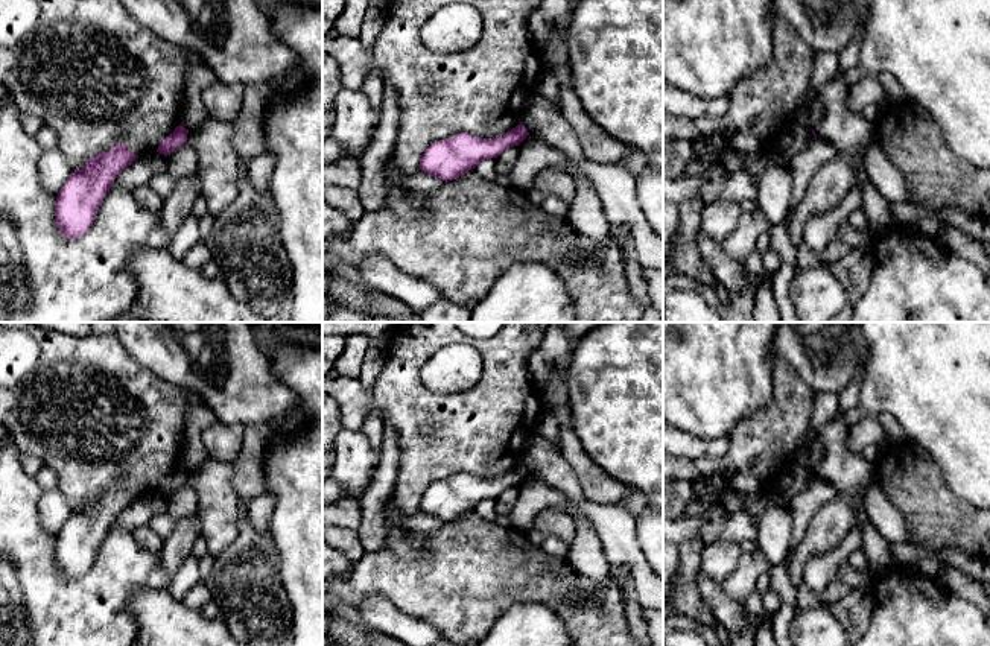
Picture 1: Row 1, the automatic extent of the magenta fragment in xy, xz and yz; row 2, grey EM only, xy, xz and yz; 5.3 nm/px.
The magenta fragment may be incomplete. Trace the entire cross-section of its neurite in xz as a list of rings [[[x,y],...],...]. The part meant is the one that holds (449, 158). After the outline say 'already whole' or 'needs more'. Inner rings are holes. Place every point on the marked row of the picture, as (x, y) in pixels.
[[[520,123],[497,138],[479,138],[468,132],[433,141],[423,154],[420,170],[446,182],[474,169],[481,161],[497,158],[505,149],[519,146],[529,135]]] | already whole

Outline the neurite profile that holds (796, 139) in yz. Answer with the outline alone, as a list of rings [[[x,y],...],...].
[[[792,123],[782,134],[782,143],[773,157],[773,163],[789,167],[791,158],[798,152],[806,150],[814,141],[815,137],[812,129],[808,129],[798,123]]]

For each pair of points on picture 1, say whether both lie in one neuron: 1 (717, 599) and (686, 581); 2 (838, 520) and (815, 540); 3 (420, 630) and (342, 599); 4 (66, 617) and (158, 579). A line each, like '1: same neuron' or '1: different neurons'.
1: different neurons
2: same neuron
3: different neurons
4: different neurons

